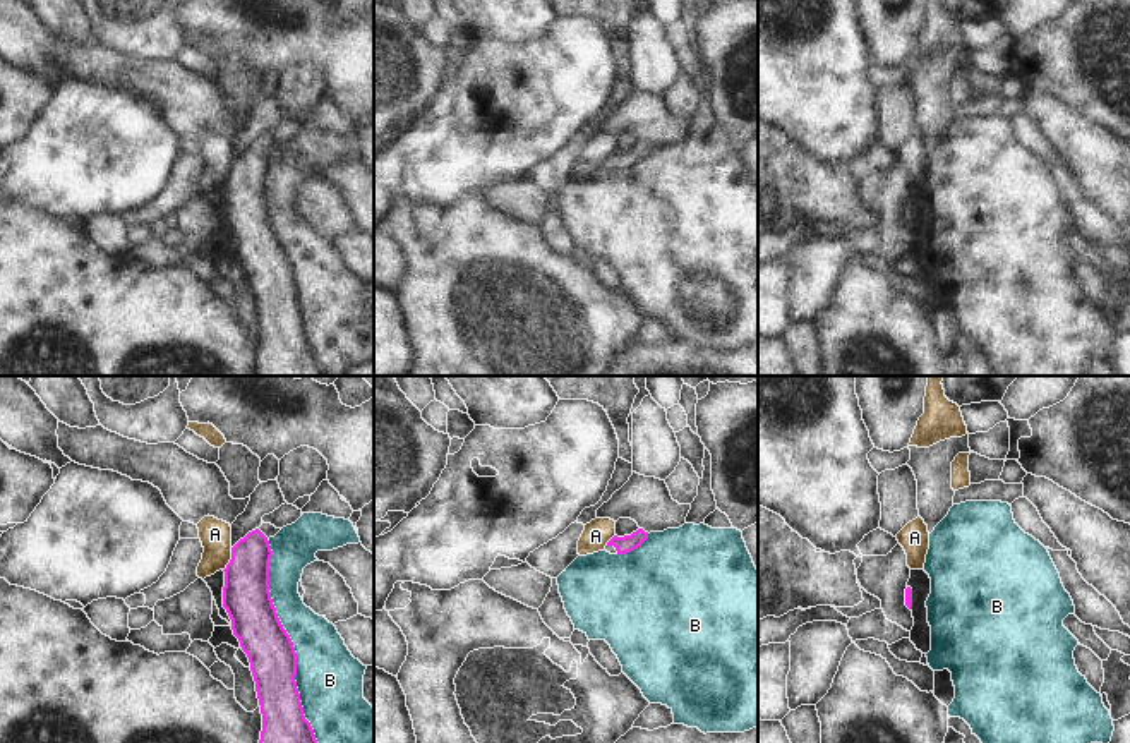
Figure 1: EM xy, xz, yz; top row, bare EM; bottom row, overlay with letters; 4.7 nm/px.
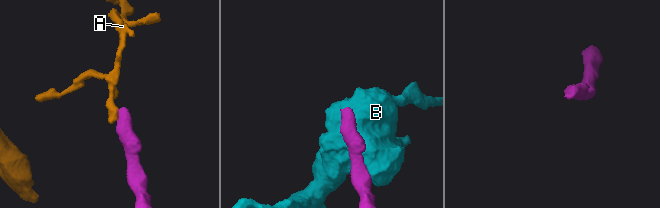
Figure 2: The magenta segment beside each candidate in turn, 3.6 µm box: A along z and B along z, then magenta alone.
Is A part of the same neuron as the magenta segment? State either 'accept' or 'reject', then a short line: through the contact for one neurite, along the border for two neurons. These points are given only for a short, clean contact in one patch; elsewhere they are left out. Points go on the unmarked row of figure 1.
reject | xy (232, 163), (232, 174), (223, 186)

